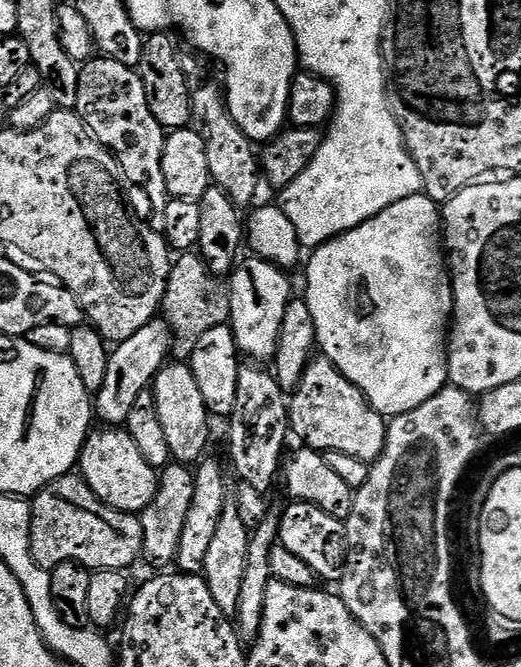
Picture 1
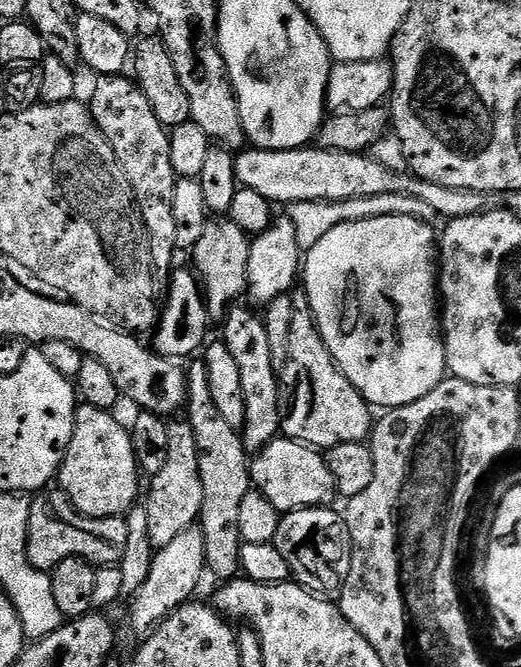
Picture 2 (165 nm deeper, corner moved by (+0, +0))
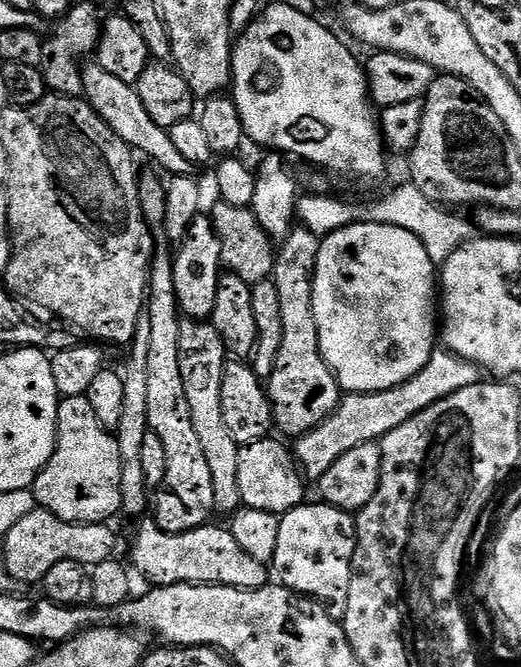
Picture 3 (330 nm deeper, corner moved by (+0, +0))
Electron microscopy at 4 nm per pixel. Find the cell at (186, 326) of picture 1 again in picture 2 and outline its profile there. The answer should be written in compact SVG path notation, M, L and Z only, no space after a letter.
M230 218L209 219L202 238L190 249L191 267L197 277L202 278L202 295L208 307L208 319L212 322L223 322L228 319L229 310L236 300L248 291L248 267L250 266L250 246L252 240L249 233L242 230Z

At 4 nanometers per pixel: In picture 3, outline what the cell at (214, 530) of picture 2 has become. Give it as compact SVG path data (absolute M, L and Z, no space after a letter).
M181 319L180 322L180 365L182 366L182 386L186 386L186 402L190 402L190 418L194 421L194 431L198 433L198 442L206 454L206 462L210 466L210 479L214 482L214 509L217 513L231 514L241 508L238 494L238 454L241 445L230 434L226 421L222 419L222 378L224 368L230 357L224 350L224 343L208 320Z

